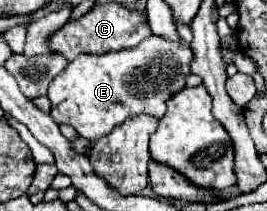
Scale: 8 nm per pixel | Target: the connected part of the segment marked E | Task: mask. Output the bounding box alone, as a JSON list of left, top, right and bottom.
[48,35,192,141]

